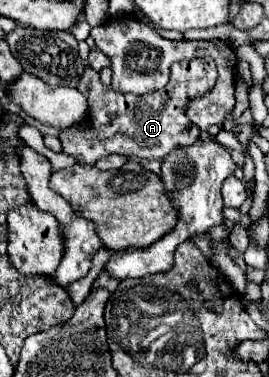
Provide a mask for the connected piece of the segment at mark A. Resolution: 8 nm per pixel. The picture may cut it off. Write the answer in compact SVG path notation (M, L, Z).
M210 57L172 65L168 85L152 95L114 91L110 85L100 83L96 69L86 67L84 75L80 77L78 91L88 99L88 117L82 125L74 125L60 133L64 153L76 155L78 161L86 165L94 165L98 159L108 155L164 161L172 151L194 145L200 139L200 129L188 119L186 107L192 99L212 91L214 83L216 65Z

